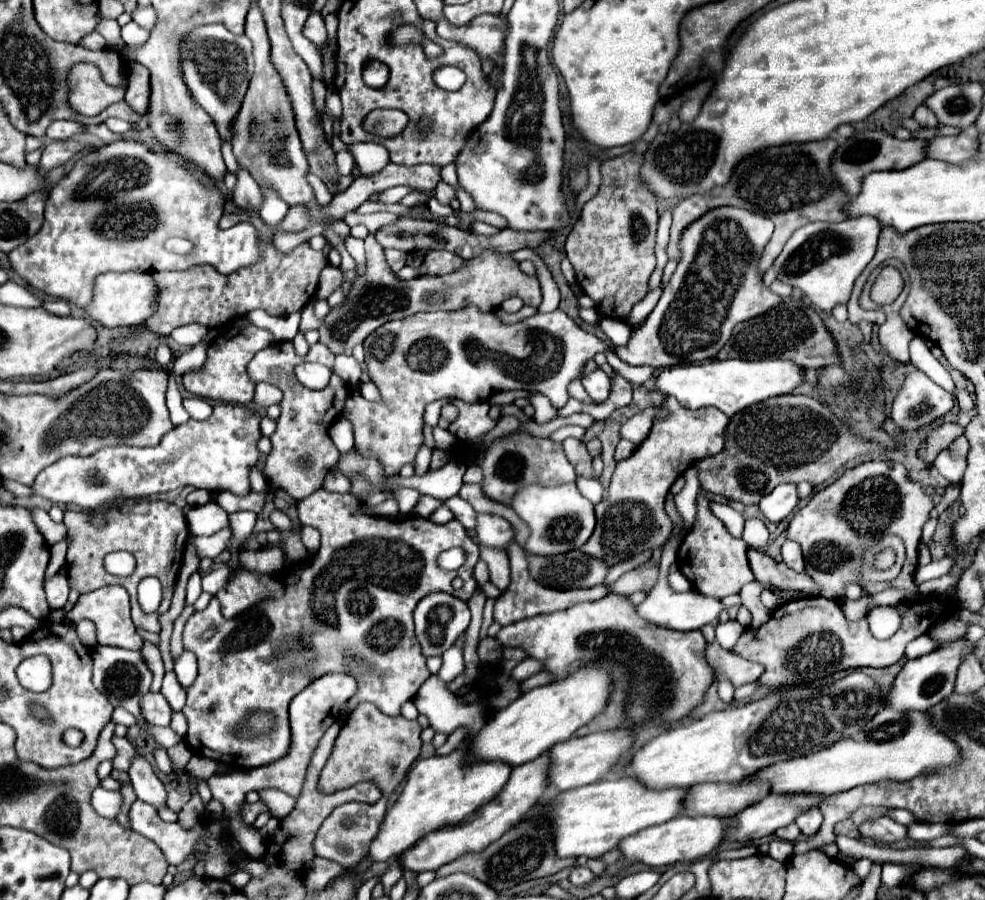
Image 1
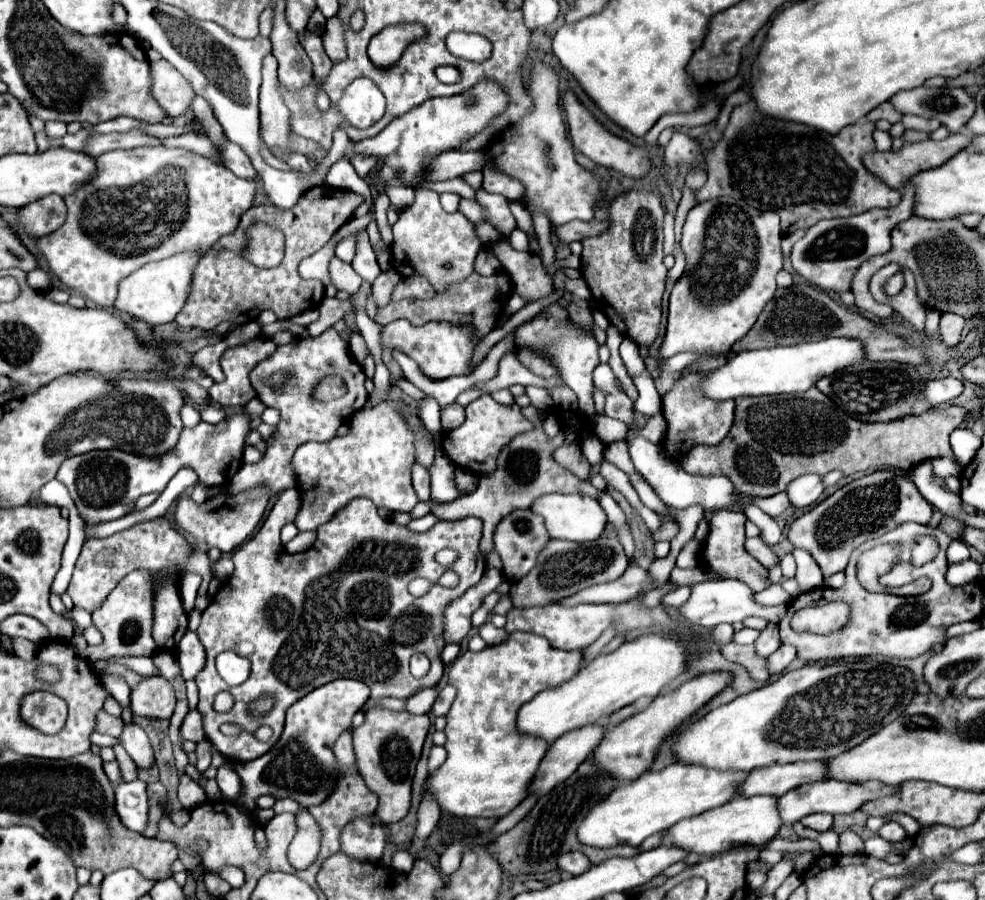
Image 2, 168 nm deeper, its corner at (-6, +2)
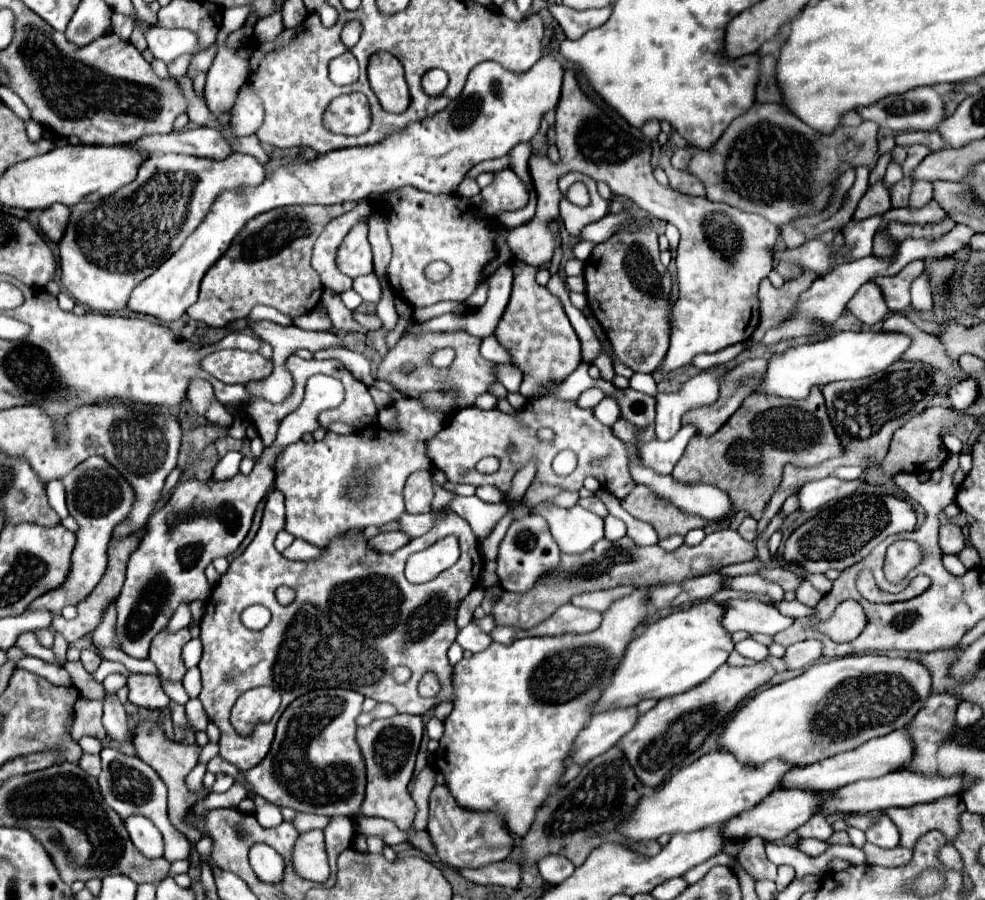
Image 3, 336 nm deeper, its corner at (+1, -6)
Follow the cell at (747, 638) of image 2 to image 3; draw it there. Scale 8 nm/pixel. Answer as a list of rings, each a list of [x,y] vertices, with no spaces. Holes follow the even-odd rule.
[[[751,637],[739,641],[739,643],[735,645],[735,651],[741,653],[743,657],[753,659],[753,661],[763,661],[763,659],[769,655],[769,653],[767,653],[767,647],[761,645],[761,643],[757,643],[757,641],[753,641]]]

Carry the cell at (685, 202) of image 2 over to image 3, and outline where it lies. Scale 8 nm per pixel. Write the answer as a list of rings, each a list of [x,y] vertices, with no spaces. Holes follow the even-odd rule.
[[[661,151],[661,161],[659,161],[659,163],[661,163],[661,169],[663,169],[663,171],[667,173],[667,177],[669,177],[669,185],[671,185],[675,191],[685,193],[685,195],[691,195],[691,197],[703,197],[703,195],[705,195],[703,185],[701,185],[691,173],[675,169],[675,167],[669,163],[667,153]]]

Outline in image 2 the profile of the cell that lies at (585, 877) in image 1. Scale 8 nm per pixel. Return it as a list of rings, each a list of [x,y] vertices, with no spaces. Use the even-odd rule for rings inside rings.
[[[572,851],[572,853],[564,853],[564,857],[560,857],[558,867],[562,871],[568,871],[570,875],[580,875],[580,873],[588,871],[590,861],[588,861],[588,857],[584,857],[584,853]]]

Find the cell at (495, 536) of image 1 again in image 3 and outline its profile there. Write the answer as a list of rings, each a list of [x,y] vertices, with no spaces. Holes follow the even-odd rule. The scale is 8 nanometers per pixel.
[[[527,515],[523,519],[517,519],[511,523],[507,529],[501,545],[499,545],[499,557],[497,557],[497,575],[499,575],[499,585],[505,591],[513,593],[525,593],[531,589],[537,579],[547,573],[549,569],[555,569],[559,565],[559,547],[553,541],[549,527],[545,525],[545,519],[537,515]]]

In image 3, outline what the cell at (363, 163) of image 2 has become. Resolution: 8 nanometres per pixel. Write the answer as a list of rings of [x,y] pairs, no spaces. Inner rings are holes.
[[[363,221],[357,223],[343,239],[337,251],[337,267],[347,277],[359,277],[373,271],[371,245],[367,241],[367,225]]]

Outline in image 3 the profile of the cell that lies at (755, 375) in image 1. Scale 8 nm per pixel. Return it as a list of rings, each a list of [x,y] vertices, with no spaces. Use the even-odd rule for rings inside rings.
[[[841,331],[833,337],[817,343],[797,345],[783,353],[773,353],[769,357],[767,369],[761,373],[761,379],[749,375],[739,381],[739,387],[747,387],[753,393],[763,393],[771,397],[787,397],[787,399],[805,399],[811,387],[821,387],[831,381],[843,379],[863,379],[871,377],[879,371],[885,371],[889,365],[899,361],[903,351],[909,347],[909,337],[903,333],[885,333],[885,331]]]

